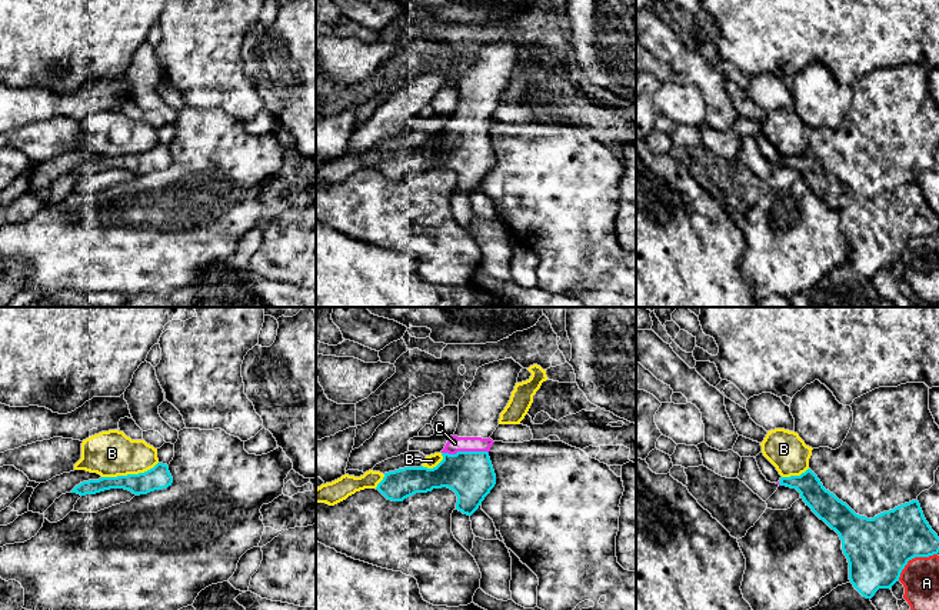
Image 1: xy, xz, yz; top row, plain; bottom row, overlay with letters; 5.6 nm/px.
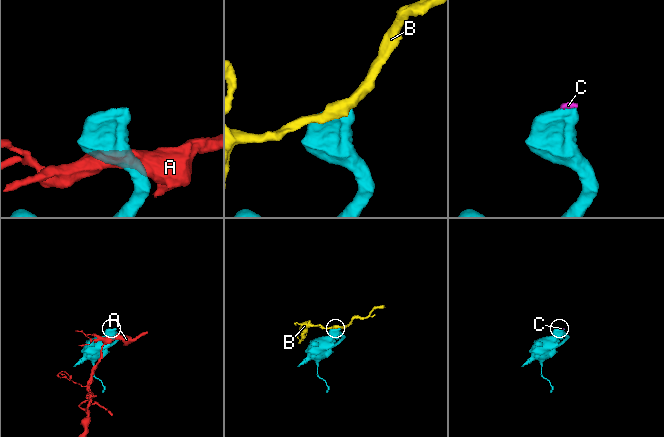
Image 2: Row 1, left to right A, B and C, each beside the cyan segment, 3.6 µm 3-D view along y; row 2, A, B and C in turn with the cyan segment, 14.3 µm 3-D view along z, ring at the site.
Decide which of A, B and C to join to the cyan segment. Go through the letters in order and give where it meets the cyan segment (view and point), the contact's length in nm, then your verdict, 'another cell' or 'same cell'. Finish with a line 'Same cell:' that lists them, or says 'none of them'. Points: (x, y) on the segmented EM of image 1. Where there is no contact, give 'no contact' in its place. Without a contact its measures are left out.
A: contact yz (912, 557); length 280 nm; another cell
B: contact xy (129, 474); length 340 nm; another cell
C: contact xz (465, 452); length 260 nm; same cell
Same cell: C

